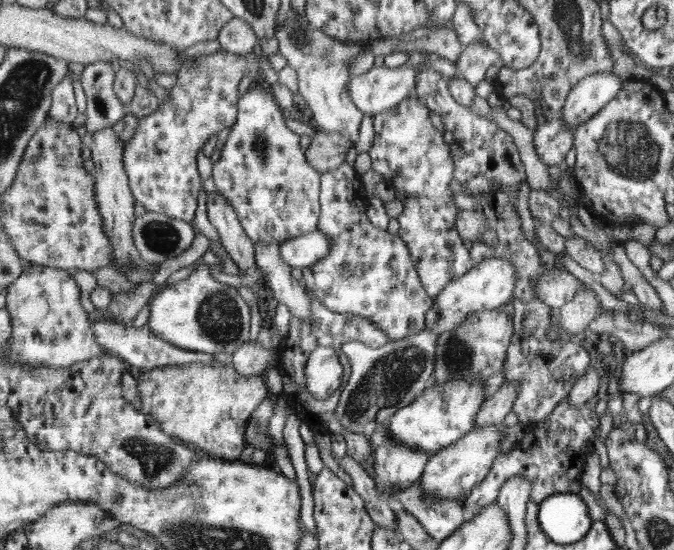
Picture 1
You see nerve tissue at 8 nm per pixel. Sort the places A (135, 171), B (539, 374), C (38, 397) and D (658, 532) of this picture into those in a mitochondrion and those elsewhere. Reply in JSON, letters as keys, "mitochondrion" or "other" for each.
{"A":"other","B":"other","C":"other","D":"mitochondrion"}

